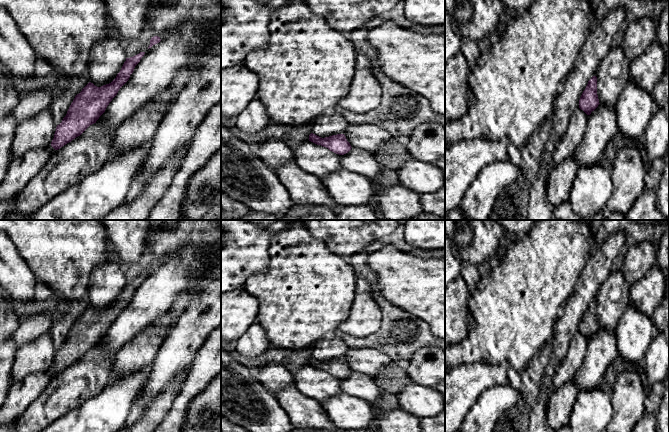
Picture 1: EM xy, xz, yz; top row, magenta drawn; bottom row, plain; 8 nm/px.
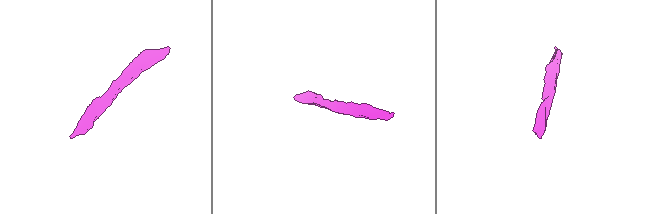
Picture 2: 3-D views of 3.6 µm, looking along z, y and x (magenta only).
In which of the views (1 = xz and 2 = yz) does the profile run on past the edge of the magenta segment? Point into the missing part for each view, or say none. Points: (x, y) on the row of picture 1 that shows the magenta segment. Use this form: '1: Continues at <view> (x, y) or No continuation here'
1: No continuation here
2: No continuation here

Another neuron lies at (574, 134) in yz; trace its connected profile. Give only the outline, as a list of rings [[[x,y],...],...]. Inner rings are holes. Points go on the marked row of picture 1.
[[[577,108],[571,115],[571,120],[563,138],[555,148],[554,165],[561,164],[566,159],[574,156],[576,148],[582,142],[587,129],[588,115]]]

